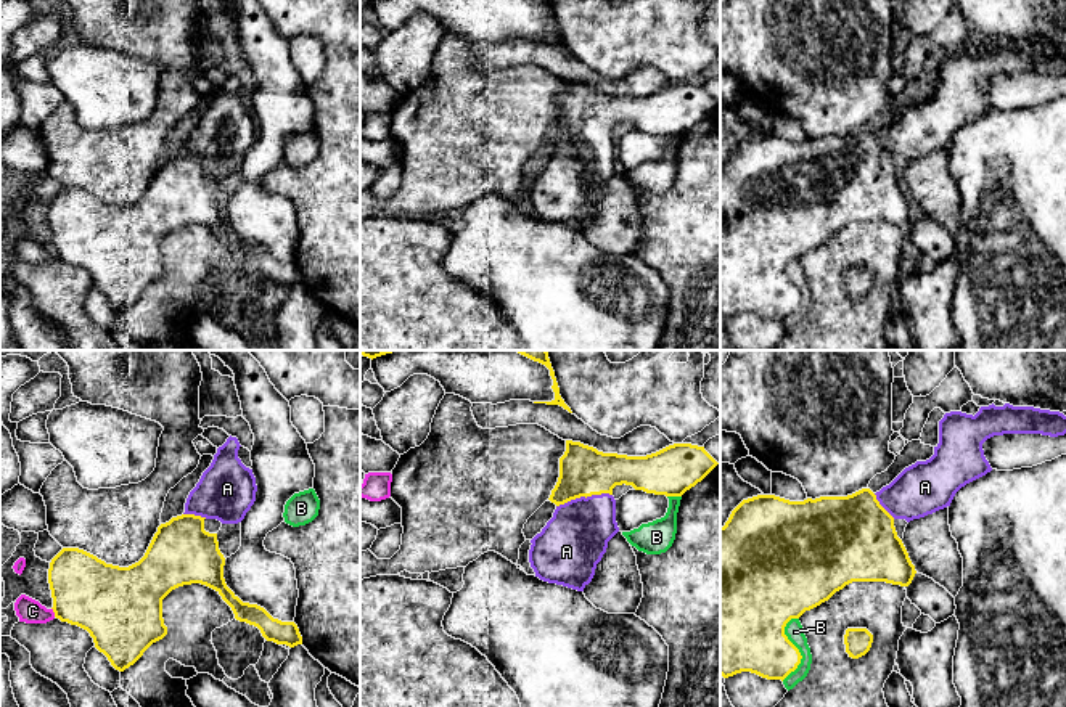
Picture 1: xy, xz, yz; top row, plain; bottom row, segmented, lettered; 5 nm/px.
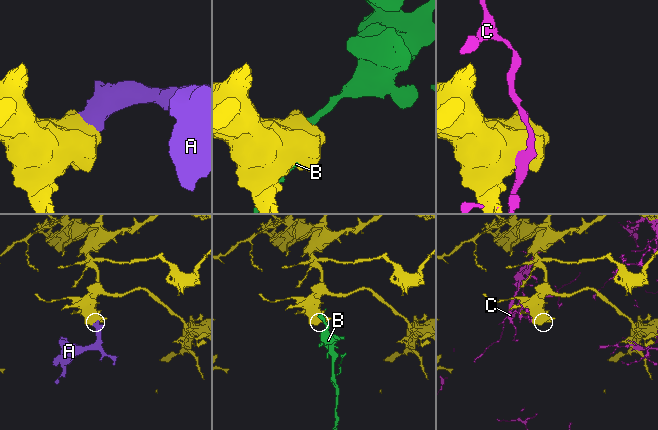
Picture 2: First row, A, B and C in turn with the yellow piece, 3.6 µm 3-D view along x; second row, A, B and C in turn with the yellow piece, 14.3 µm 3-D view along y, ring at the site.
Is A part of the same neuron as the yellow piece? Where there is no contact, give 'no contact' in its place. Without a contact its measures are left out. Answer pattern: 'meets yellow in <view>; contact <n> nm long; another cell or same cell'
meets yellow in xz; contact 280 nm long; same cell

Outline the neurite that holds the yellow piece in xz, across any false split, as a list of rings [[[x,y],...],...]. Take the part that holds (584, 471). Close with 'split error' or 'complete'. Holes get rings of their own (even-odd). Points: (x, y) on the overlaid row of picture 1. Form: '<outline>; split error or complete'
[[[566,440],[560,477],[548,498],[556,509],[531,540],[529,562],[535,577],[584,591],[608,541],[619,532],[613,497],[616,485],[682,497],[717,464],[704,447],[691,443],[674,443],[646,456],[627,456]]]; split error

